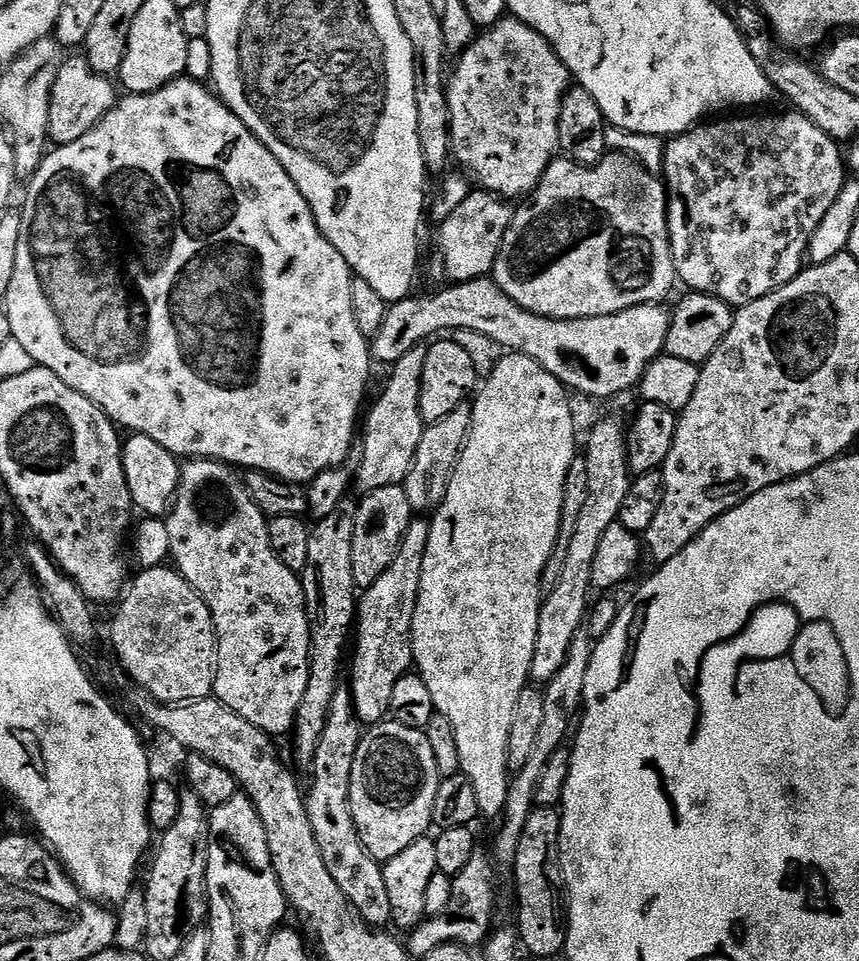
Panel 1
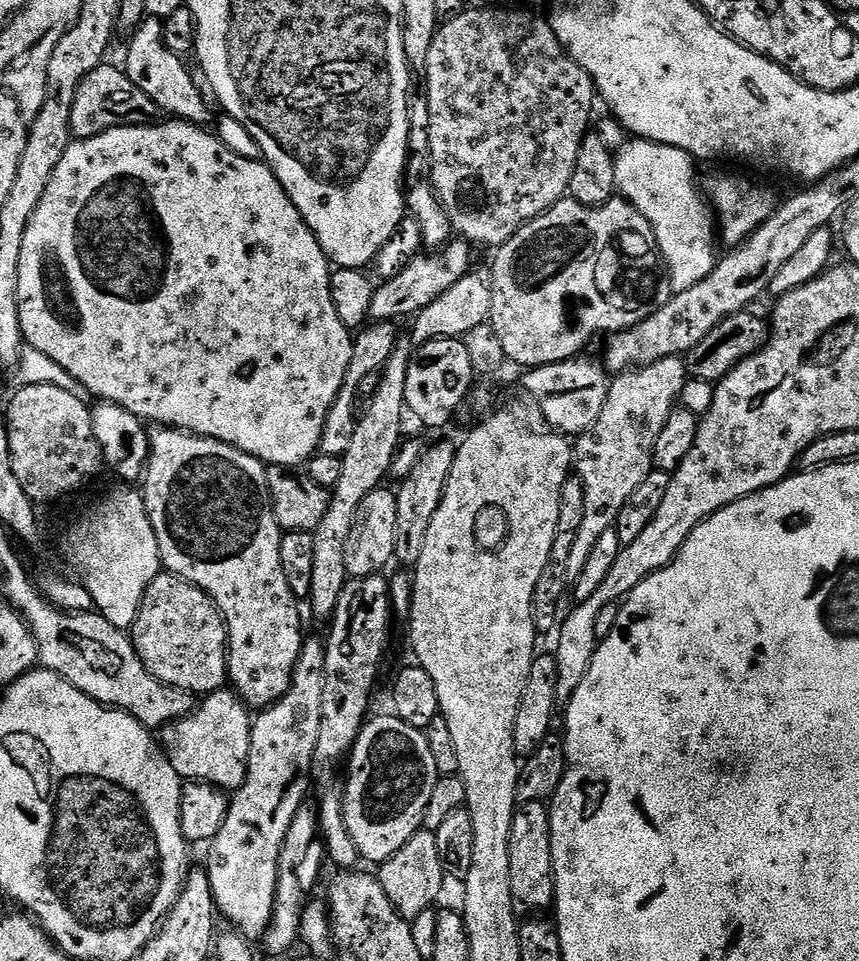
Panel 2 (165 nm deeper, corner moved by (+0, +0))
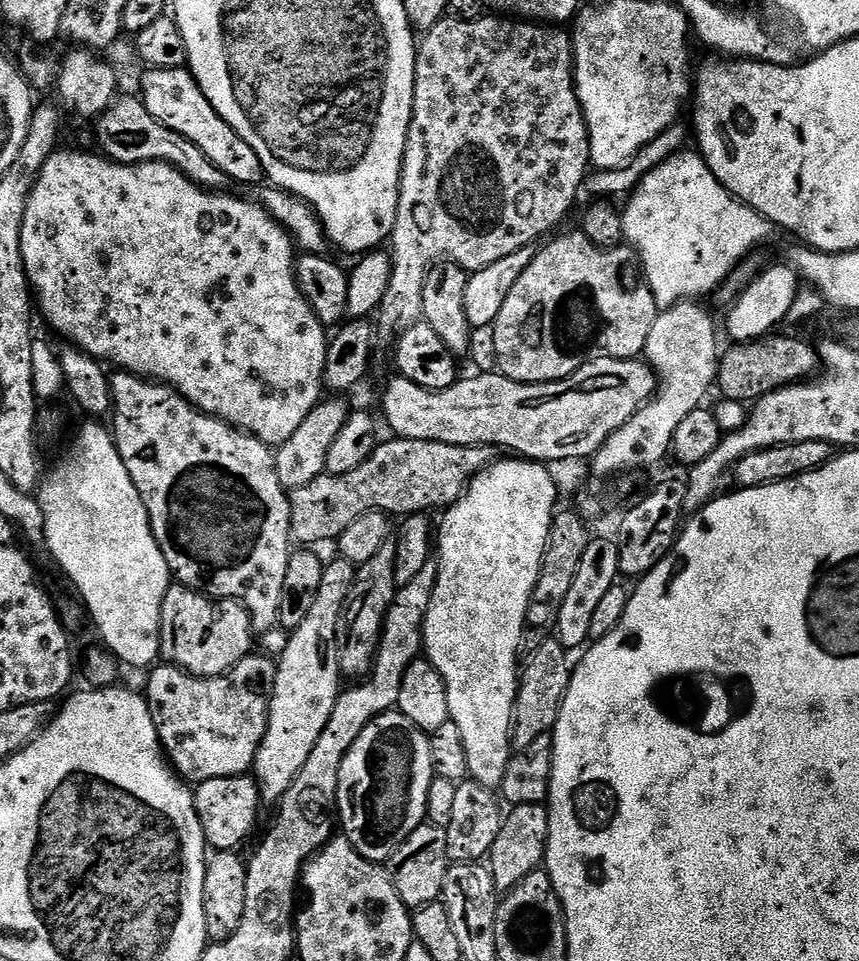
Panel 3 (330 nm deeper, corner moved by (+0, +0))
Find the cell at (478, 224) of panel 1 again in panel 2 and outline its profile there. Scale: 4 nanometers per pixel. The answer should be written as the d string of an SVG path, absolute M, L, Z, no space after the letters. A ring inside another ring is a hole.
M463 238L453 239L444 245L442 250L433 251L431 254L421 254L415 256L393 280L385 280L376 288L376 293L372 299L371 319L376 322L392 322L395 316L415 317L416 313L421 312L434 298L446 294L454 282L458 282L473 267L472 264L473 245Z

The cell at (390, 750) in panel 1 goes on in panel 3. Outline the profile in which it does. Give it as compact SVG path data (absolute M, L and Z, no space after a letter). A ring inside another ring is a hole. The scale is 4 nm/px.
M398 710L383 712L381 716L374 717L366 726L366 730L358 734L354 746L350 746L346 758L342 758L342 766L338 770L338 824L341 829L344 827L343 835L352 843L352 848L368 860L387 861L392 851L415 828L425 823L433 775L430 742L421 728L415 728Z

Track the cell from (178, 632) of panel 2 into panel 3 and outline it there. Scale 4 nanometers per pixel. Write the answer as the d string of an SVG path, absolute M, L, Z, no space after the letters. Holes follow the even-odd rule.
M170 586L160 615L160 654L191 676L223 676L253 651L252 621L239 600L209 598L192 586Z

